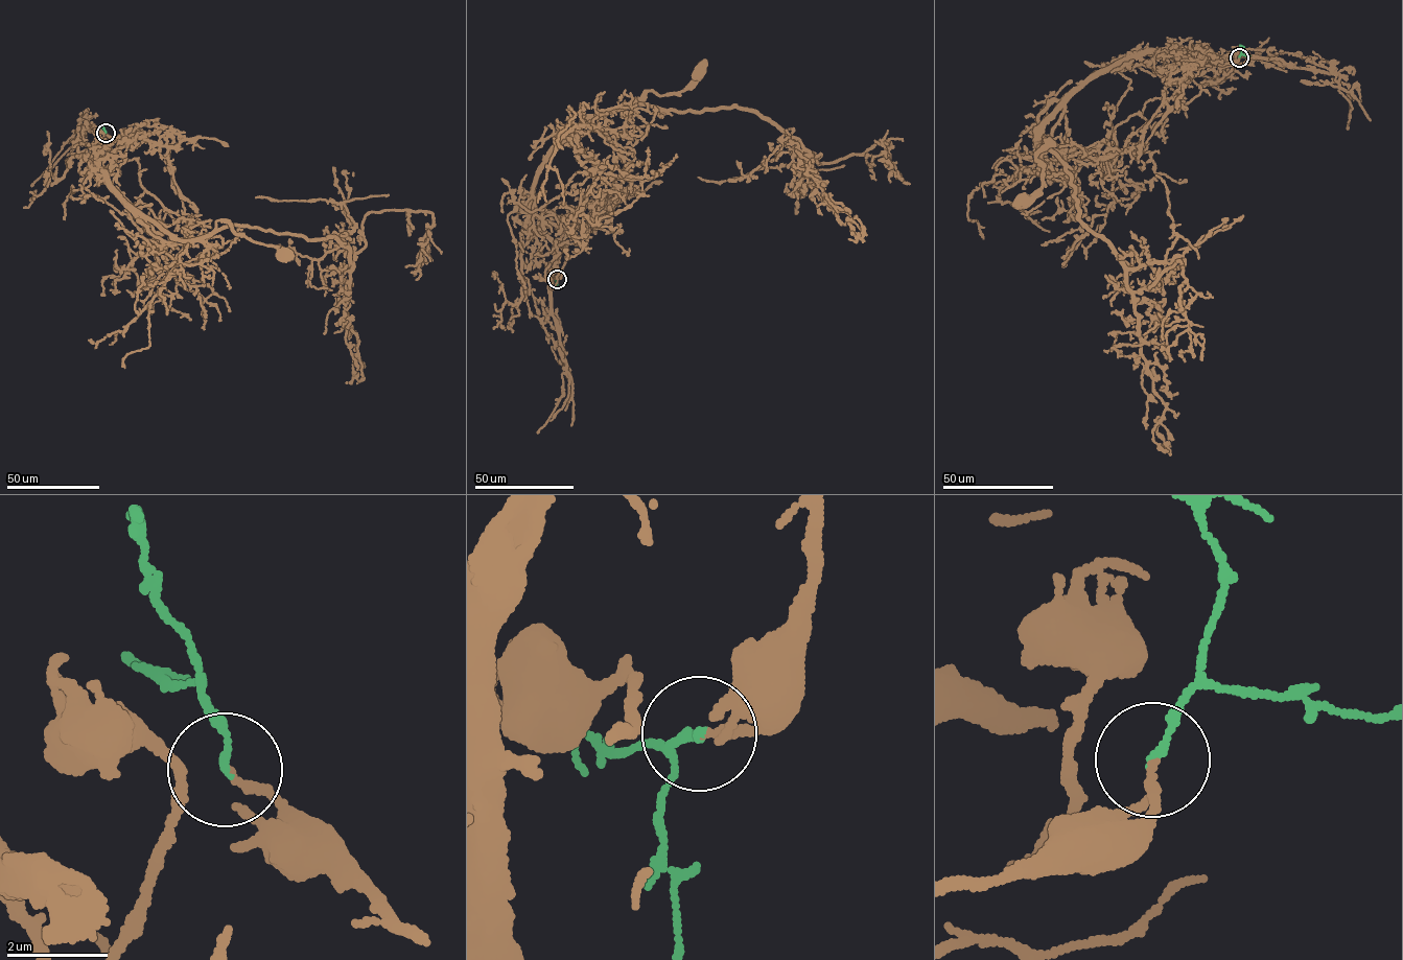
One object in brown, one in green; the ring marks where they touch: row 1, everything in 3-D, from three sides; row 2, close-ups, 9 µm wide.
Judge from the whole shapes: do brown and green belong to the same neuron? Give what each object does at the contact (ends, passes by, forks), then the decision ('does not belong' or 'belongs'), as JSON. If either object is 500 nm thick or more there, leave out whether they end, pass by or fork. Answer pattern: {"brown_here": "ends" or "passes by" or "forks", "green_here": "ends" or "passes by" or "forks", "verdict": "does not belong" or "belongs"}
{"brown_here": "ends", "green_here": "ends", "verdict": "belongs"}

